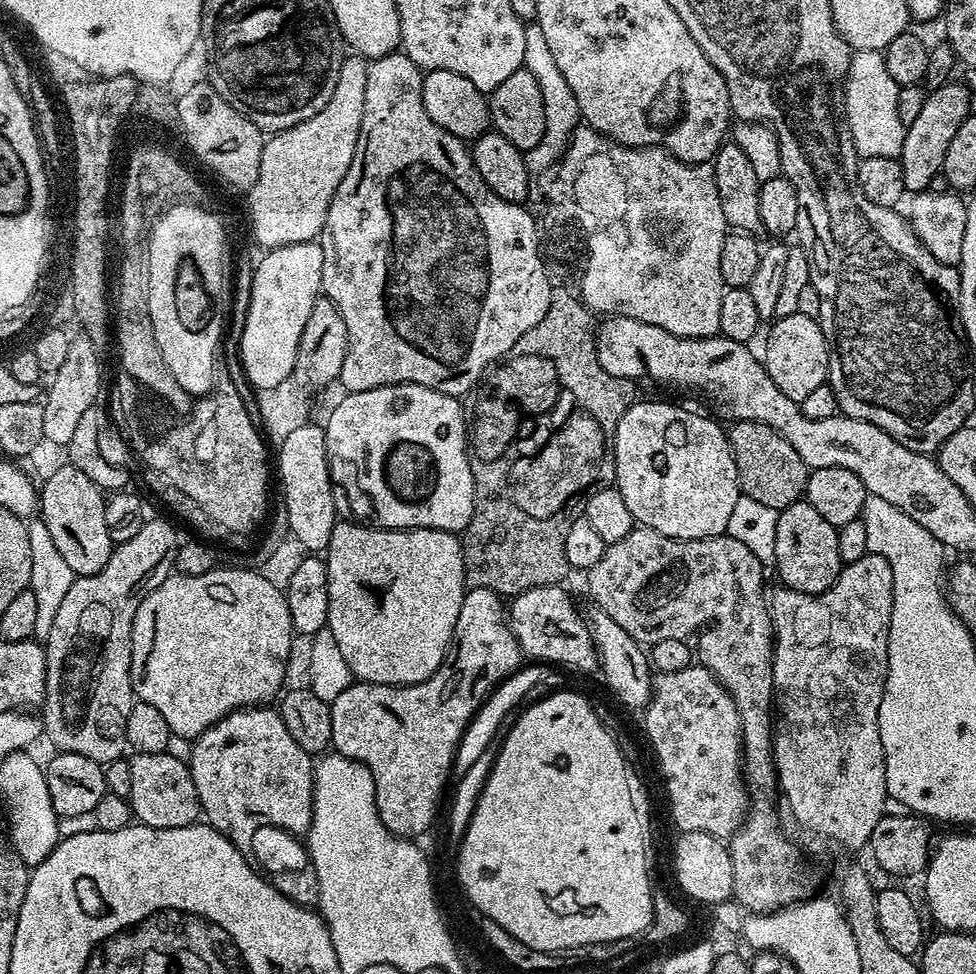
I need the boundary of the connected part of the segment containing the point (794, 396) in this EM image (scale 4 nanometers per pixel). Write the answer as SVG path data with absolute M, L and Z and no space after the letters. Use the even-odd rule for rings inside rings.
M801 312L781 316L772 326L768 332L768 341L764 344L764 352L762 351L764 369L767 370L774 386L778 386L782 394L786 394L786 398L799 402L818 386L828 383L830 354L826 334L817 317Z

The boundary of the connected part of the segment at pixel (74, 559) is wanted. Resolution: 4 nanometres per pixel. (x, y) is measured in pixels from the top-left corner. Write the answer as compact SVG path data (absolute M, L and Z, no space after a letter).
M67 462L61 463L61 468L56 468L41 483L38 488L38 516L44 521L46 530L50 530L50 539L54 542L54 546L62 554L70 570L76 576L89 576L90 574L98 574L98 570L102 570L102 566L106 566L106 562L110 558L114 547L110 533L106 531L106 510L104 502L105 493L94 482L90 482L90 478L86 478L86 474L82 474L82 470L78 470Z

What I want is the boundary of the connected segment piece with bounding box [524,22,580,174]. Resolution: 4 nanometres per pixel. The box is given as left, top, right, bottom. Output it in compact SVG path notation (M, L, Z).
M534 22L525 23L524 33L526 34L524 67L530 70L530 74L534 74L534 78L538 78L538 86L542 90L542 106L546 106L546 134L542 142L538 142L538 146L534 146L526 154L529 173L537 174L536 172L544 172L547 168L552 170L559 165L560 158L564 155L566 138L571 137L578 127L580 111L566 78L562 78L562 70L558 70L557 64L554 63L554 54L550 54L550 45L542 35L542 26Z

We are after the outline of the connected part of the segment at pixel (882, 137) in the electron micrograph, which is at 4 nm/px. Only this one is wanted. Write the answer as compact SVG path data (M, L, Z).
M857 49L852 56L848 78L845 80L844 111L845 120L851 130L851 137L857 155L866 157L894 157L901 154L905 142L905 130L898 117L899 84L890 76L881 51L862 51Z

